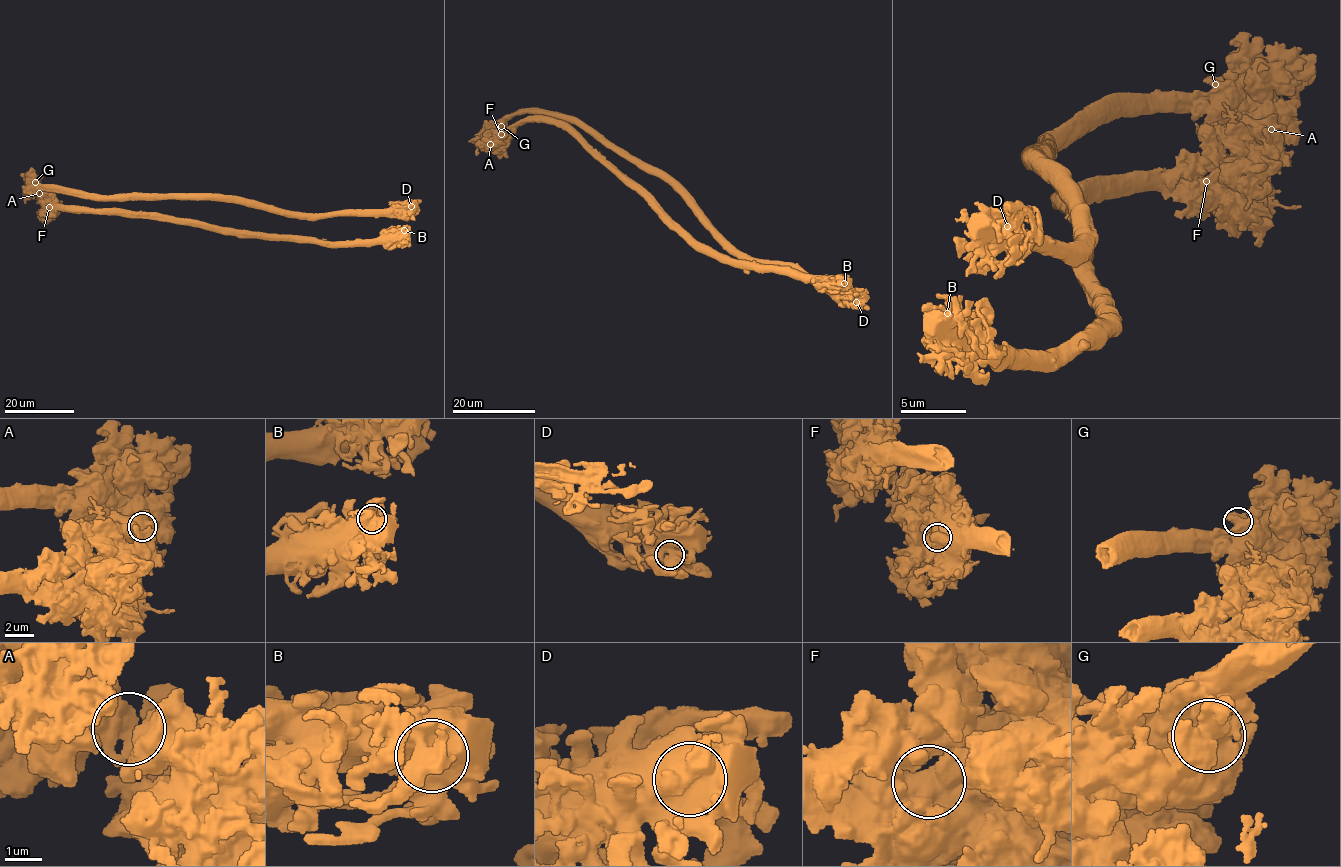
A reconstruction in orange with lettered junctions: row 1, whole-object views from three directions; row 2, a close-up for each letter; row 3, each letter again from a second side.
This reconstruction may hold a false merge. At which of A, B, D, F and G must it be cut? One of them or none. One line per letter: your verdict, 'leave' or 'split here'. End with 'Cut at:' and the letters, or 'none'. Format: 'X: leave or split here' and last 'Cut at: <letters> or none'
A: split here
B: leave
D: leave
F: leave
G: leave
Cut at: A

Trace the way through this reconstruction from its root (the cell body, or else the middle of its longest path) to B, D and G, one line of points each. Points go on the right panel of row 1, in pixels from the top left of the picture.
B: (1245, 130), (1263, 137), (1052, 193), (1077, 216), (1070, 263), (1102, 312), (1074, 345), (989, 356), (947, 313)
D: (1245, 130), (1188, 110), (1073, 116), (1019, 154), (1042, 159), (1060, 178), (1075, 242), (996, 251), (1007, 226)
G: (1245, 130), (1236, 123), (1236, 103), (1215, 84)

